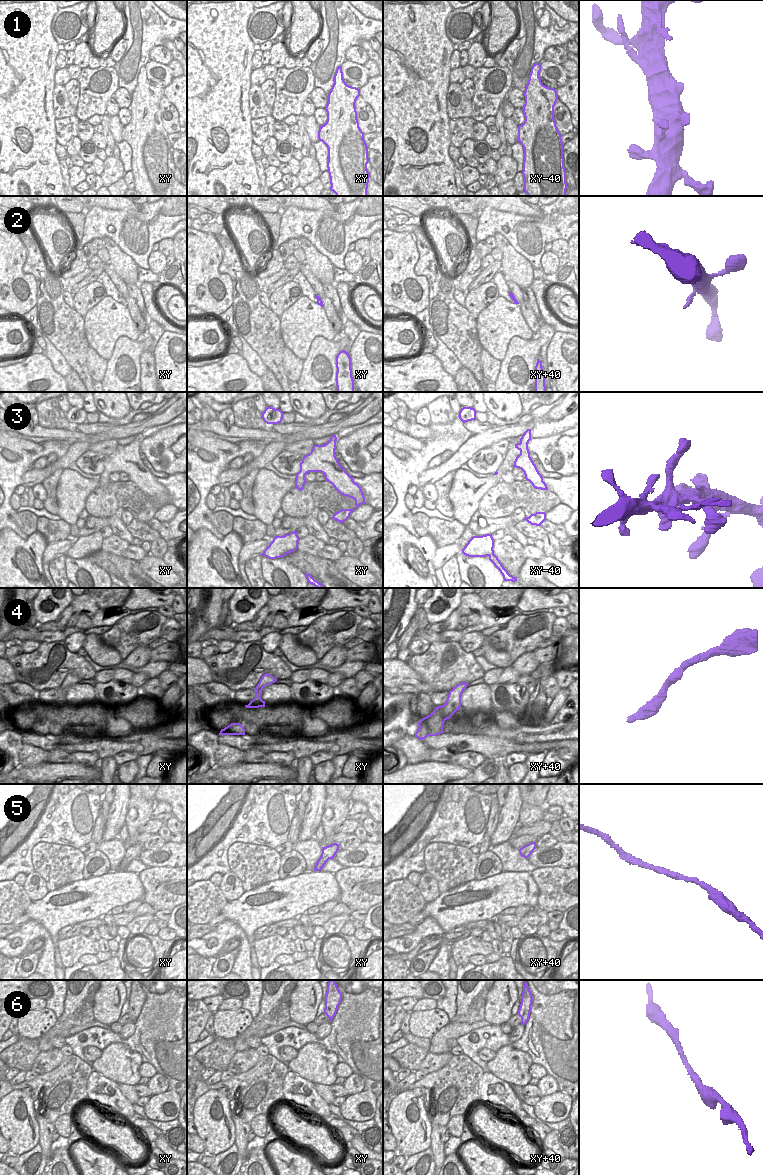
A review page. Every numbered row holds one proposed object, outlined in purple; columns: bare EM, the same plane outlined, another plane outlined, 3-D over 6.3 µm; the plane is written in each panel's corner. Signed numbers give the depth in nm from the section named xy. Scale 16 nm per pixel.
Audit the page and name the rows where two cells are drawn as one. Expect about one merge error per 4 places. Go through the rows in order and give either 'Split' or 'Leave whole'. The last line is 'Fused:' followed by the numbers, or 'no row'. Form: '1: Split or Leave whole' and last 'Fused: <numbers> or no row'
1: Leave whole
2: Leave whole
3: Leave whole
4: Leave whole
5: Leave whole
6: Split
Fused: 6

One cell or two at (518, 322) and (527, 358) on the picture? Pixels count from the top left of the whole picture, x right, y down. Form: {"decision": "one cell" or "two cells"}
{"decision": "two cells"}

